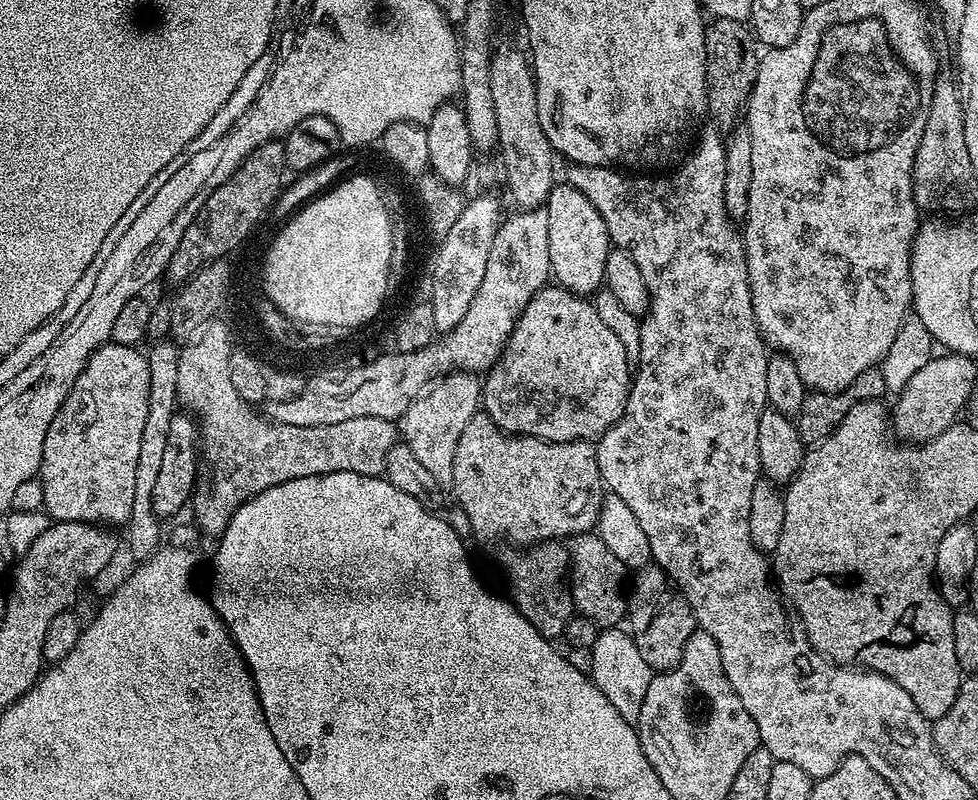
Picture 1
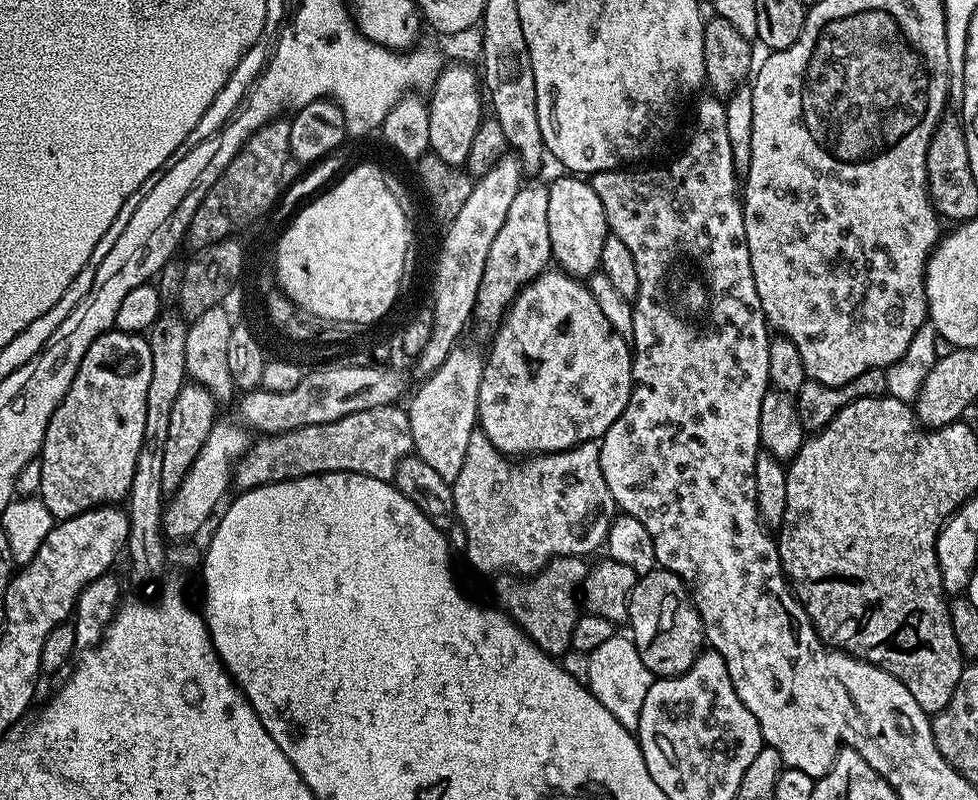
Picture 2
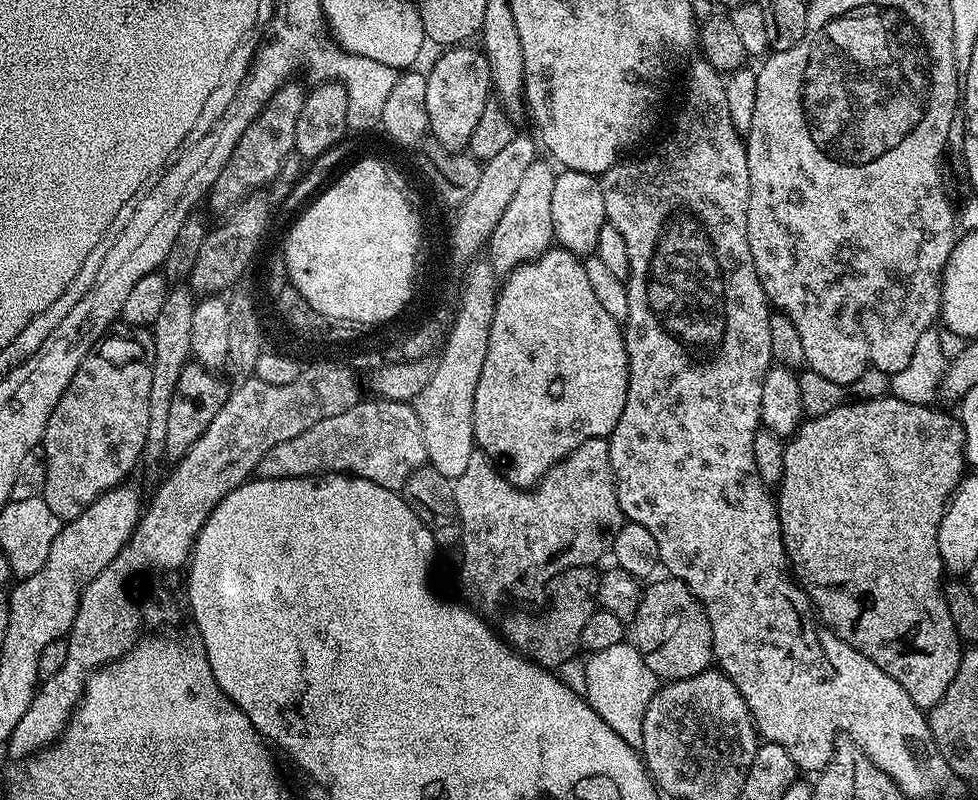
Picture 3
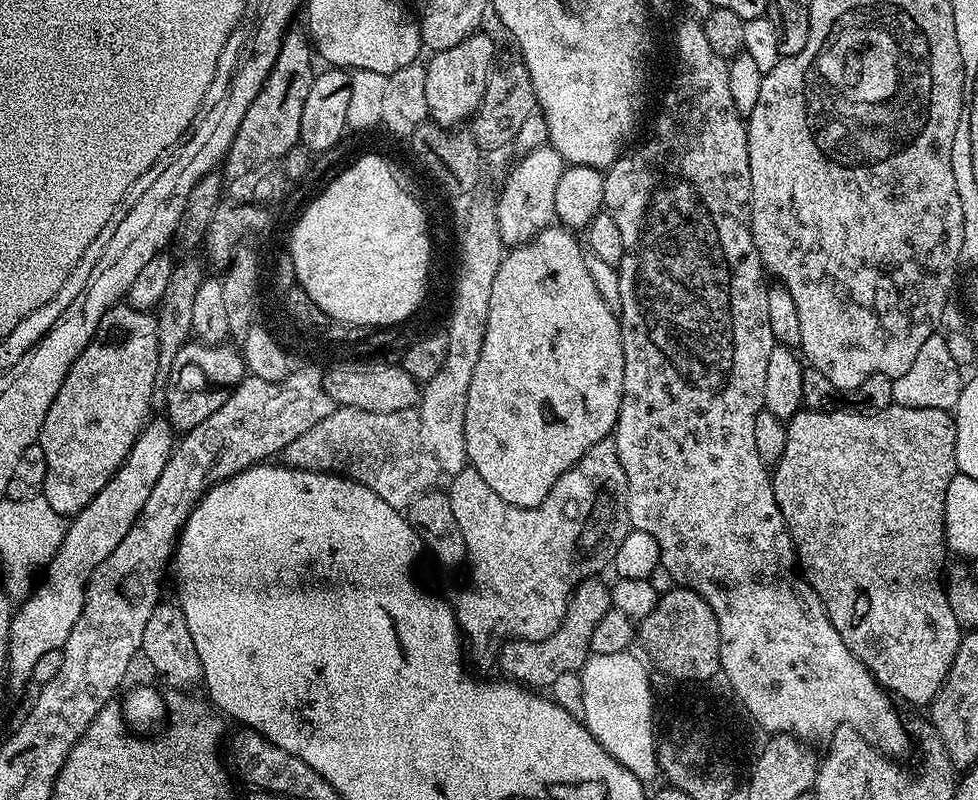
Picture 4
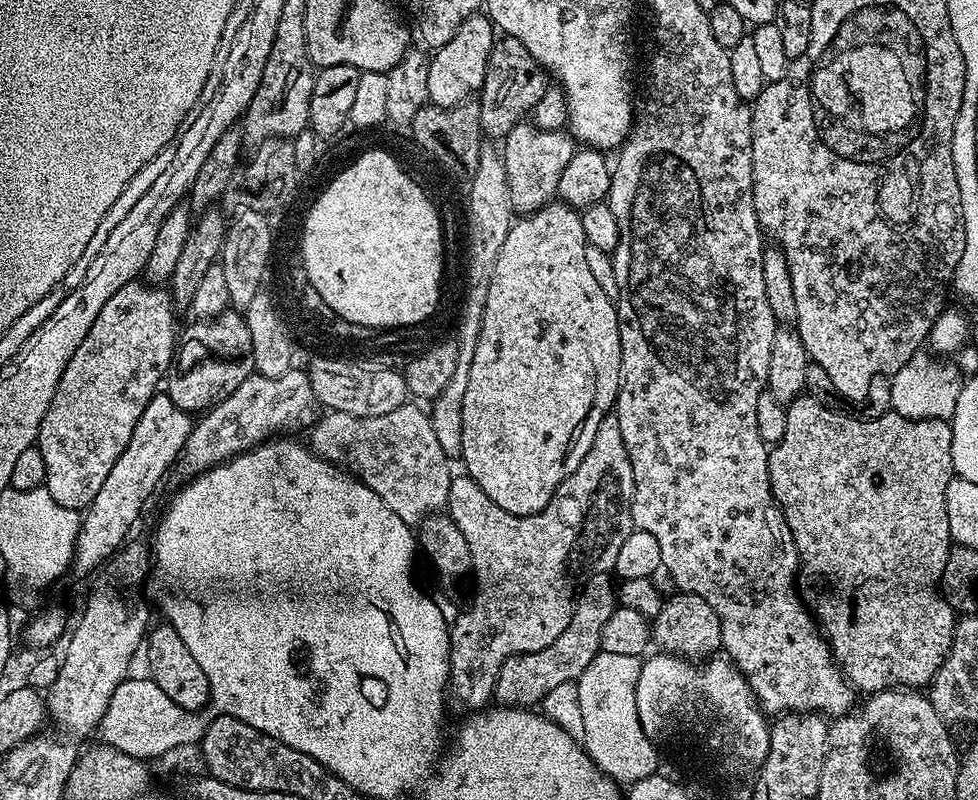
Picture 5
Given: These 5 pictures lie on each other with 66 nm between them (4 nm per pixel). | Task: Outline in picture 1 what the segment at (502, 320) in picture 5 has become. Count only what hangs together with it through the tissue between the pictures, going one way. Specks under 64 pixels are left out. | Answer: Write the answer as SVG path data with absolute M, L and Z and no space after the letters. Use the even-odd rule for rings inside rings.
M545 286L538 294L534 294L534 298L526 306L526 310L522 310L522 314L516 320L514 330L502 350L502 354L483 377L482 408L503 432L514 436L533 436L550 442L566 442L567 444L573 444L575 440L595 442L603 436L606 430L610 430L610 426L614 426L614 422L618 422L618 418L624 412L628 390L632 386L633 375L634 372L630 367L630 361L626 354L626 346L622 346L618 334L611 332L602 323L602 318L598 318L595 303L591 299L576 296L573 292L567 292L565 288Z

